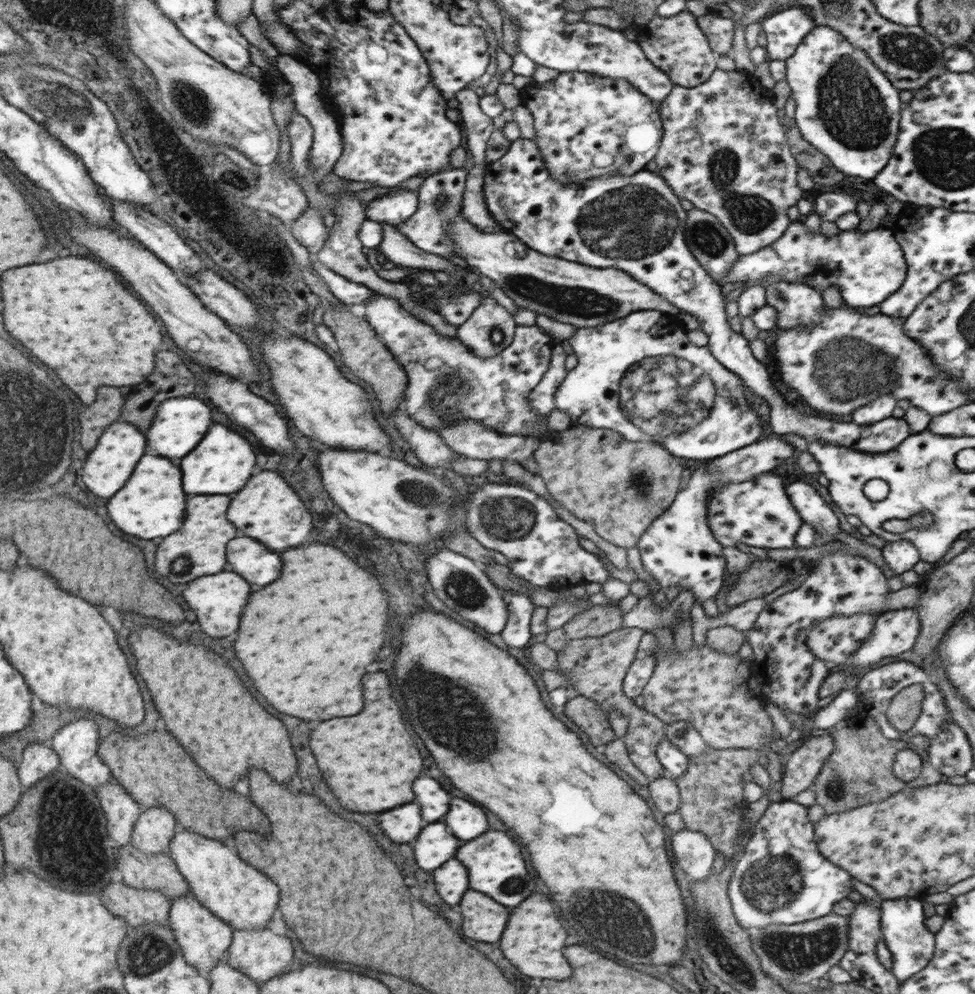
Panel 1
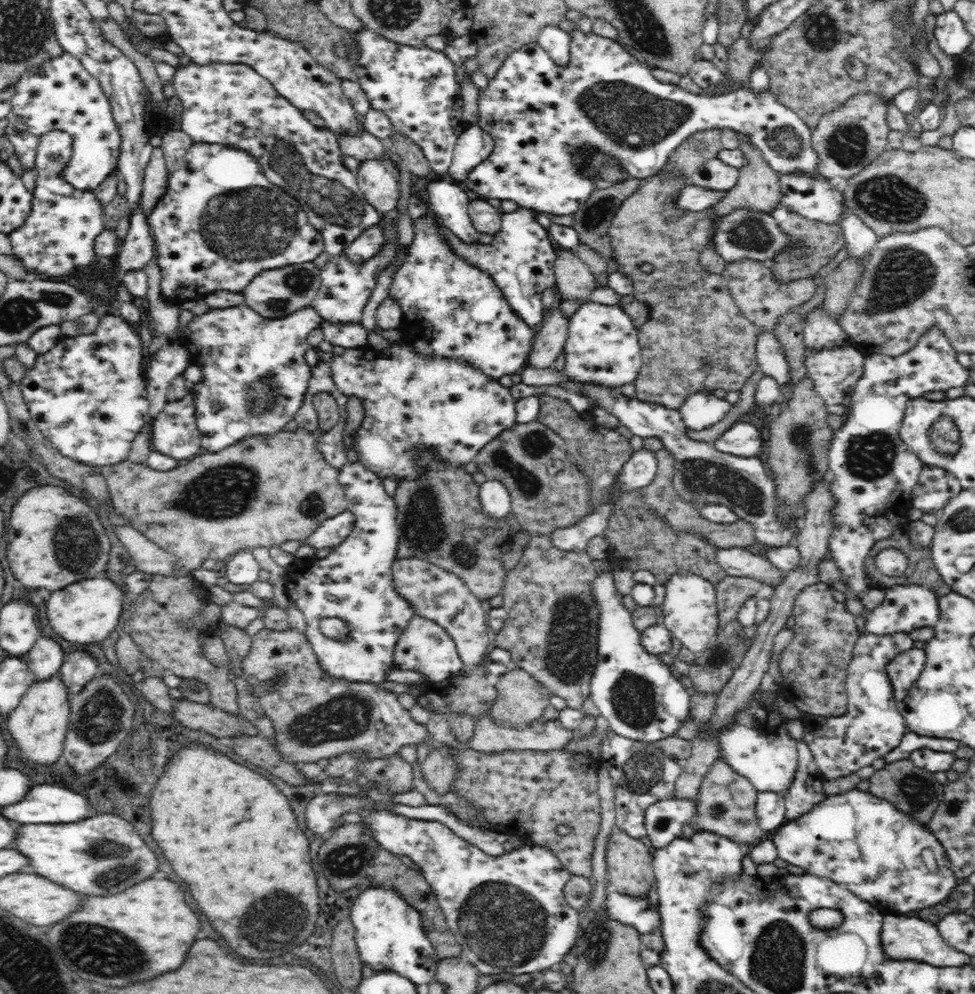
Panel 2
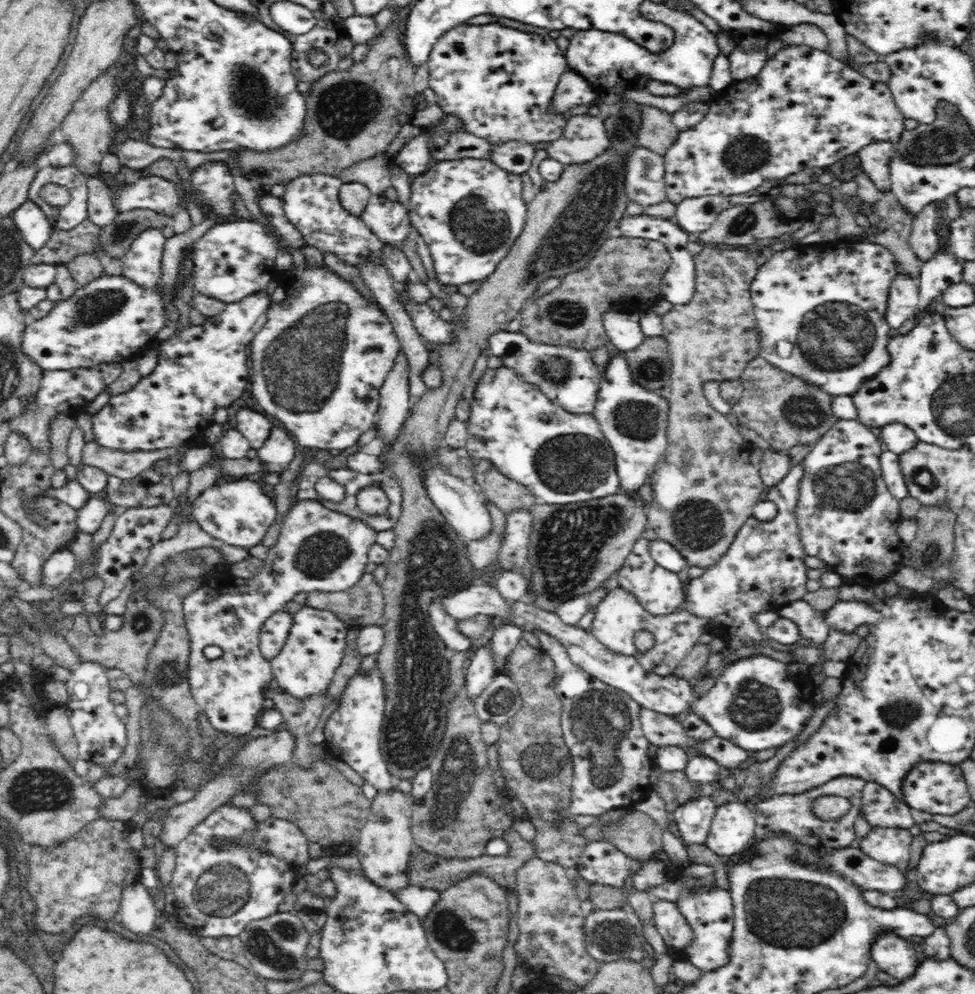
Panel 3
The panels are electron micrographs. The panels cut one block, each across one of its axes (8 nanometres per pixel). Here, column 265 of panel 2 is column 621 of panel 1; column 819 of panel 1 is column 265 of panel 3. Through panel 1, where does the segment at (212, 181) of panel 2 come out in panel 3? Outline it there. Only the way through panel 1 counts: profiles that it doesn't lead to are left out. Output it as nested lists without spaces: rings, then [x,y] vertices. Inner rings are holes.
[[[241,409],[236,415],[237,429],[250,441],[250,448],[259,449],[270,436],[272,418],[258,411]]]

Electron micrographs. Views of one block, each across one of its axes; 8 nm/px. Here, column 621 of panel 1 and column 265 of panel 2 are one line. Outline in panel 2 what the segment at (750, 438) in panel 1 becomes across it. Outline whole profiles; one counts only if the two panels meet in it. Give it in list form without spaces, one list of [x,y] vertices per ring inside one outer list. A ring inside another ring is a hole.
[[[246,304],[232,305],[230,308],[209,309],[204,314],[193,316],[193,319],[185,326],[180,336],[182,336],[181,343],[190,352],[193,364],[198,365],[202,369],[202,380],[196,384],[192,384],[192,390],[195,394],[196,426],[198,431],[200,431],[200,442],[205,452],[215,453],[224,450],[226,447],[232,446],[248,437],[256,436],[257,434],[276,434],[278,431],[282,431],[282,428],[290,420],[294,419],[294,415],[298,412],[307,394],[311,377],[311,366],[305,360],[306,351],[312,347],[308,344],[307,336],[315,328],[320,327],[320,322],[322,322],[322,318],[313,307],[306,307],[292,312],[291,315],[283,317],[282,319],[265,319]]]

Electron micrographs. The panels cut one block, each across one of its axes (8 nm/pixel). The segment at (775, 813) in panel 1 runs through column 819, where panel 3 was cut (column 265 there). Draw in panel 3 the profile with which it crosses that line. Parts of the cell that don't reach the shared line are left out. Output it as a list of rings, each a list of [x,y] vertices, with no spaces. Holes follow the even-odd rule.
[[[226,804],[216,808],[201,823],[198,823],[175,848],[176,865],[170,886],[174,891],[175,915],[181,922],[200,936],[222,938],[226,936],[236,941],[240,932],[253,920],[262,920],[278,913],[278,906],[284,902],[298,879],[297,866],[272,855],[263,848],[252,848],[258,820],[252,816],[248,807]],[[220,839],[220,844],[215,840]]]

